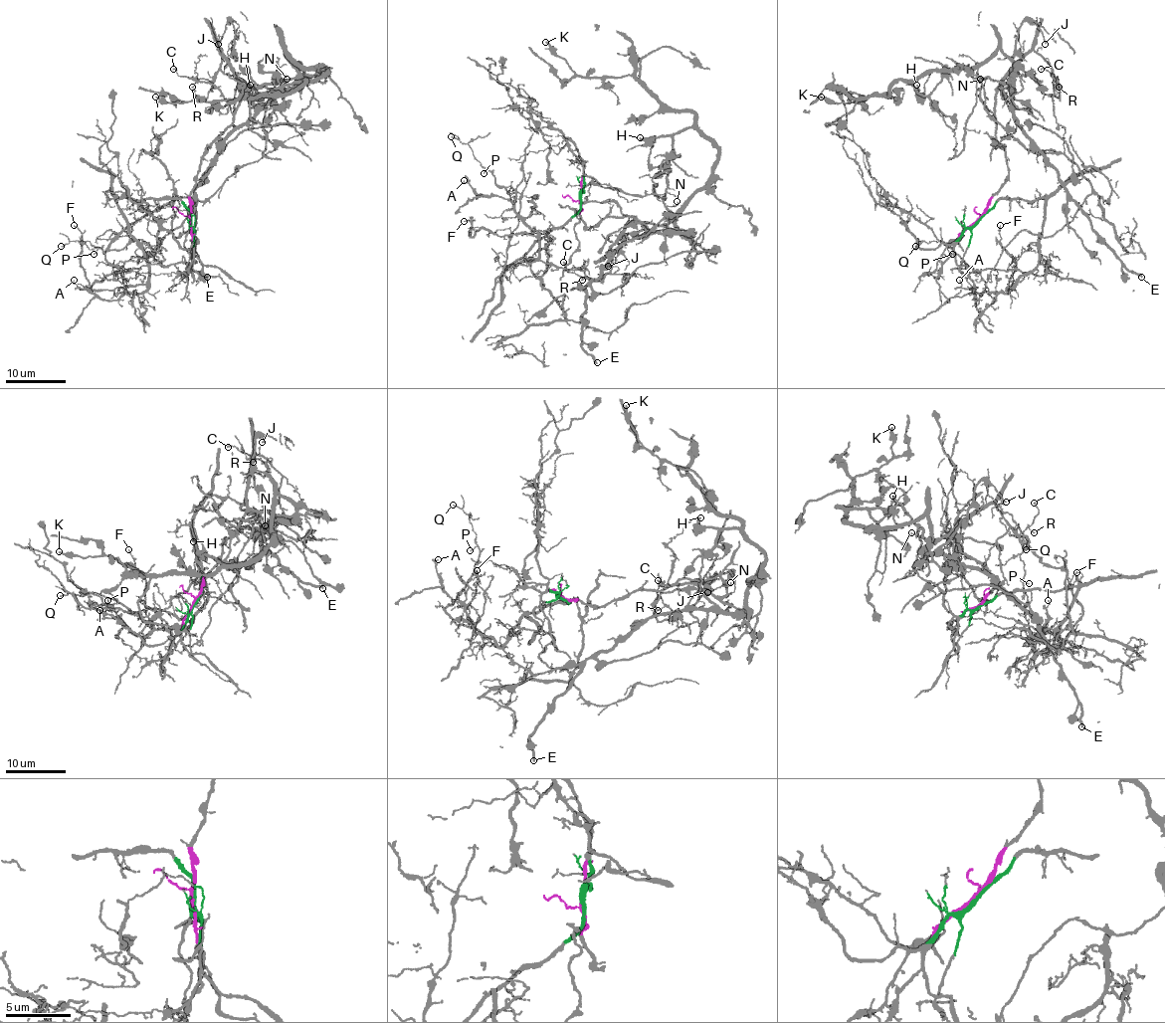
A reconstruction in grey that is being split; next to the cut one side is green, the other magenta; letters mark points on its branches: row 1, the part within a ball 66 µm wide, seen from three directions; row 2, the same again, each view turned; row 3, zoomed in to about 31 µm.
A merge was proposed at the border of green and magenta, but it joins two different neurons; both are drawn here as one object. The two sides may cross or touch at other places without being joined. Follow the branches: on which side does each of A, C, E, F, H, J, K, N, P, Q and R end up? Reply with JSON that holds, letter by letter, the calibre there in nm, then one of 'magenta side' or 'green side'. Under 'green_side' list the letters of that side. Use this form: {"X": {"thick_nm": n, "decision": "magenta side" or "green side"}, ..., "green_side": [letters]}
{"A": {"thick_nm": 100, "decision": "green side"}, "C": {"thick_nm": 160, "decision": "magenta side"}, "E": {"thick_nm": 300, "decision": "magenta side"}, "F": {"thick_nm": 110, "decision": "green side"}, "H": {"thick_nm": 160, "decision": "magenta side"}, "J": {"thick_nm": 100, "decision": "magenta side"}, "K": {"thick_nm": 200, "decision": "magenta side"}, "N": {"thick_nm": 100, "decision": "magenta side"}, "P": {"thick_nm": 80, "decision": "green side"}, "Q": {"thick_nm": 110, "decision": "green side"}, "R": {"thick_nm": 80, "decision": "magenta side"}, "green_side": ["A", "F", "P", "Q"]}

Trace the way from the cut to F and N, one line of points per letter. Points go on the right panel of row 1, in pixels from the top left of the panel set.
F: (976, 221), (1000, 198), (1044, 198), (1040, 259), (1016, 291), (1008, 288), (1016, 259), (1000, 242), (1000, 226)
N: (976, 221), (1008, 174), (1006, 152), (996, 138), (994, 118), (994, 97), (1003, 85), (981, 79)

